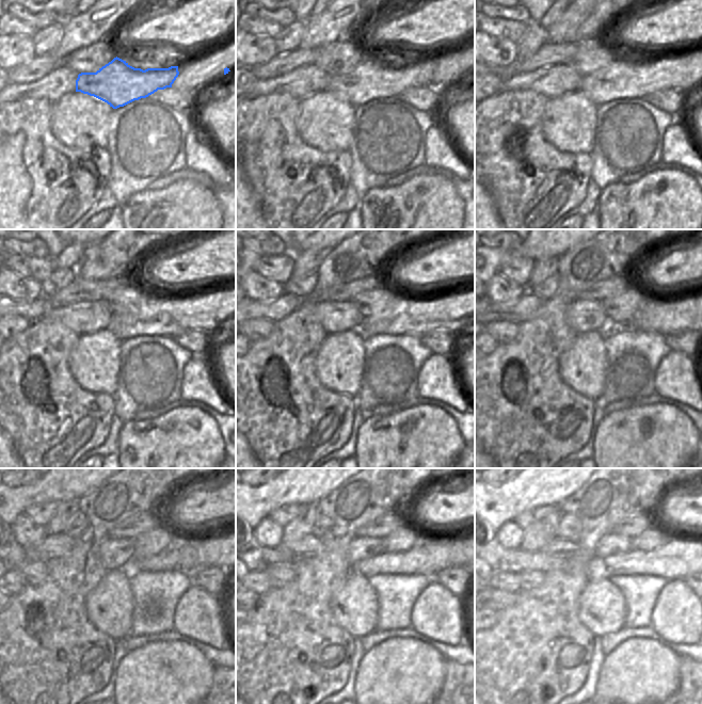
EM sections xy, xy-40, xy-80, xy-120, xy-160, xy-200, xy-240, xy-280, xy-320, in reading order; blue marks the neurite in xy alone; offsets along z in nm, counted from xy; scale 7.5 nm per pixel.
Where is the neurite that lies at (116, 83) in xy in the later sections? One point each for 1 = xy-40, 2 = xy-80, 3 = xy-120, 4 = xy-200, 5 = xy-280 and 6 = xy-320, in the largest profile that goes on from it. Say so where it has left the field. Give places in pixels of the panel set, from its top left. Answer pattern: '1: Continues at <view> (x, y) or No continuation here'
1: Continues at xy-40 (369, 80)
2: Continues at xy-80 (622, 78)
3: Continues at xy-120 (158, 316)
4: Continues at xy-200 (672, 307)
5: Continues at xy-280 (452, 539)
6: Continues at xy-320 (691, 553).

